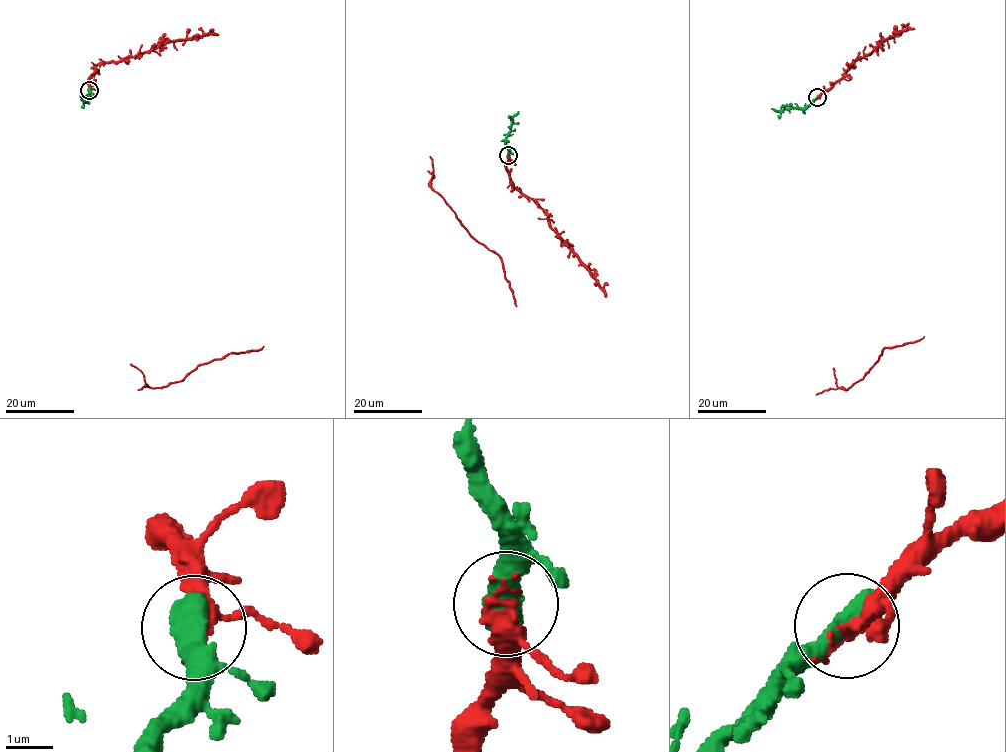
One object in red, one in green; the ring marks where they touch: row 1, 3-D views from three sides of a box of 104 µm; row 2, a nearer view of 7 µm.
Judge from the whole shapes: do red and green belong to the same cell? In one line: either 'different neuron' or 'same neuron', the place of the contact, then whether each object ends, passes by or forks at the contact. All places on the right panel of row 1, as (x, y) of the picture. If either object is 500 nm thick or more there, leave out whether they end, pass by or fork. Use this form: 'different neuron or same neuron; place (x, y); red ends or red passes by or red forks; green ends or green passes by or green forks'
same neuron; place (817, 97)

